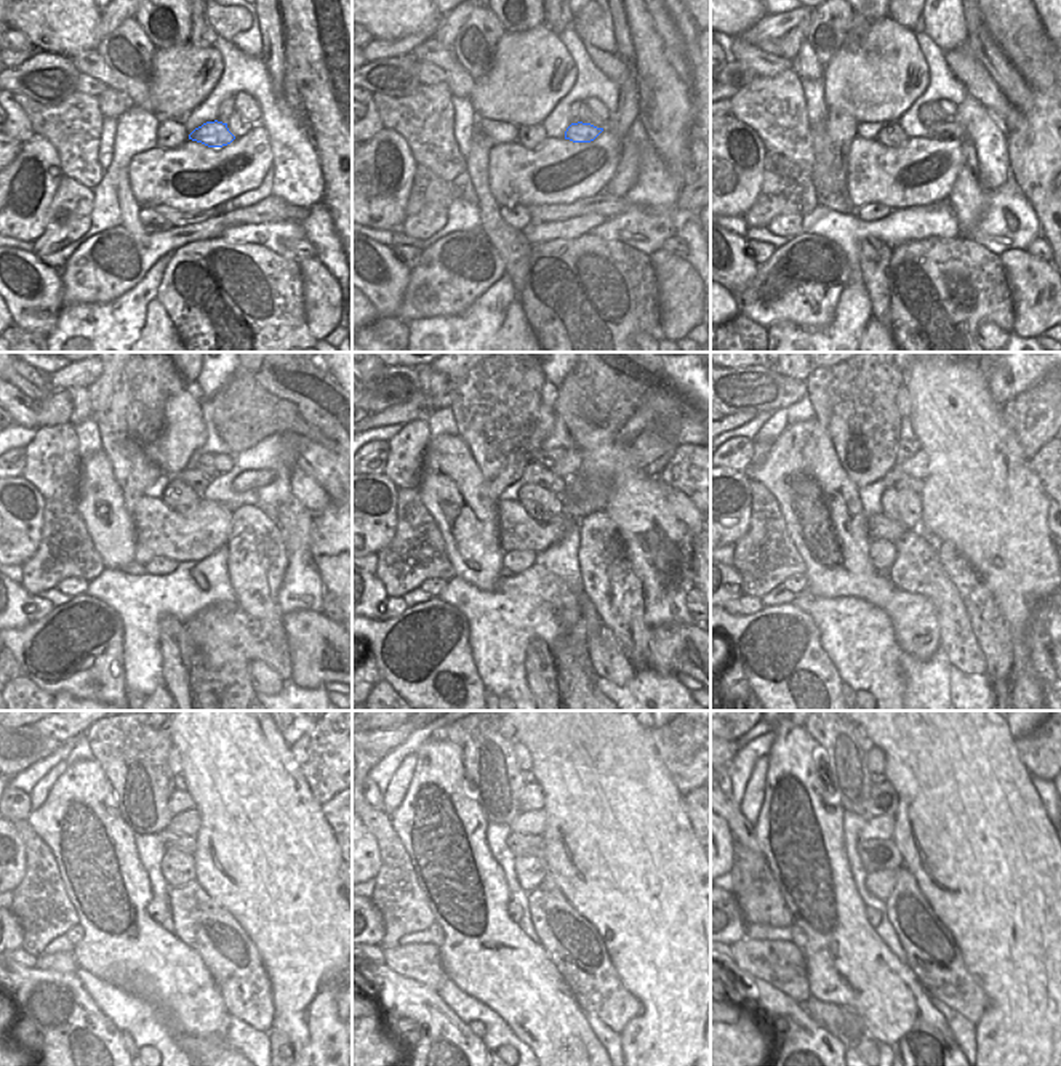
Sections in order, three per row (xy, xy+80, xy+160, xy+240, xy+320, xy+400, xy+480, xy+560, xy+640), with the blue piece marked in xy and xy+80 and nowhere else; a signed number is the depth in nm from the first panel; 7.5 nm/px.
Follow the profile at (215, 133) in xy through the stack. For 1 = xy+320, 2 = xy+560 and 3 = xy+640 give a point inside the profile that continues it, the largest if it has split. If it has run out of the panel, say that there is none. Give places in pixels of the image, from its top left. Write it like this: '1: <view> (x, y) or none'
1: xy+320 (650, 452)
2: xy+560 (677, 743)
3: xy+640 (1036, 751)

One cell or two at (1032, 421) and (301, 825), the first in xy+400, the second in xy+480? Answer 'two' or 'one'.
two

